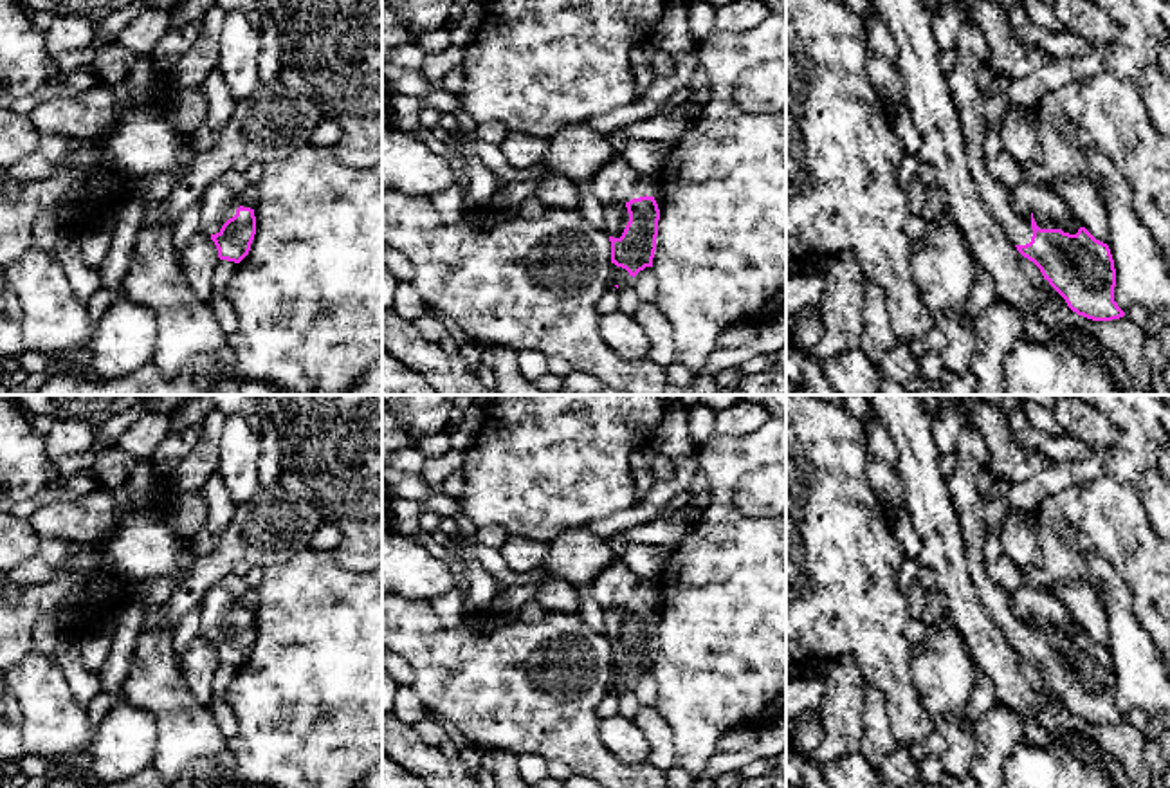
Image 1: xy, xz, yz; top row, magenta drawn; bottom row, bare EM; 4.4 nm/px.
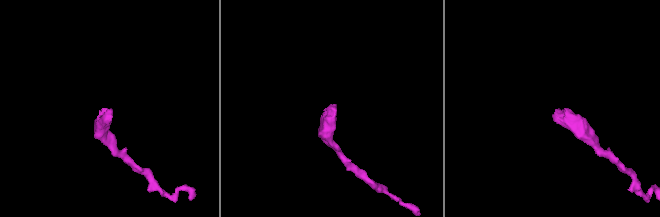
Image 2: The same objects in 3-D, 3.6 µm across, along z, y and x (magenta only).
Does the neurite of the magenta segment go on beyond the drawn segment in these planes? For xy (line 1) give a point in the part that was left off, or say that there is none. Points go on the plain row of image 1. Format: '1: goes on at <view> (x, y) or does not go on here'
1: goes on at xy (219, 606)

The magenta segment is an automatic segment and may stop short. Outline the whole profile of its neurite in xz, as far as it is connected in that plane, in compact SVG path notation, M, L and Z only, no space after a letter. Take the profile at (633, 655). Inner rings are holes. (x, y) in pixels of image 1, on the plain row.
M654 600L633 602L604 611L604 637L611 646L611 667L636 680L653 671L660 613Z

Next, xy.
M222 582L204 593L198 611L198 635L215 646L218 662L240 667L256 638L254 613L243 611Z

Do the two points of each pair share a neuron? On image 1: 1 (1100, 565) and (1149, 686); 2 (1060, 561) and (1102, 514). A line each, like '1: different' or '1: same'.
1: same
2: same

